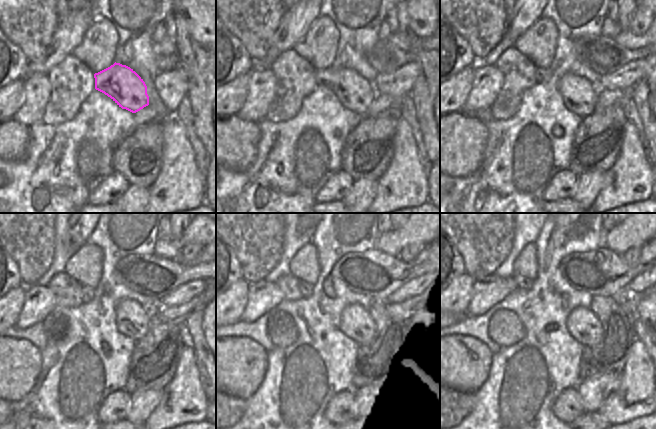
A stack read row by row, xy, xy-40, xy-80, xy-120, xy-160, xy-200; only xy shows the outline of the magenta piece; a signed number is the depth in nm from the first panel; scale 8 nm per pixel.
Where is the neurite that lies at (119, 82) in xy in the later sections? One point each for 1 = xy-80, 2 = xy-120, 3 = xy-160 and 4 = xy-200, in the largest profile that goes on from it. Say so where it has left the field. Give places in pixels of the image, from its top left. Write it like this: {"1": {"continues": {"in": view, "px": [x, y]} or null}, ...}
{"1": {"continues": {"in": "xy-80", "px": [579, 95]}}, "2": {"continues": {"in": "xy-120", "px": [132, 321]}}, "3": {"continues": {"in": "xy-160", "px": [356, 323]}}, "4": {"continues": {"in": "xy-200", "px": [582, 324]}}}

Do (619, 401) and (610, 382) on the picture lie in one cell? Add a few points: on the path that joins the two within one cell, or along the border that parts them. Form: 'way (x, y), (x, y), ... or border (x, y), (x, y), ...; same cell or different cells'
border (621, 373), (619, 385), (598, 408); different cells

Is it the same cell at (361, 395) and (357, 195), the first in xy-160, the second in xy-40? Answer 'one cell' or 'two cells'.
one cell

